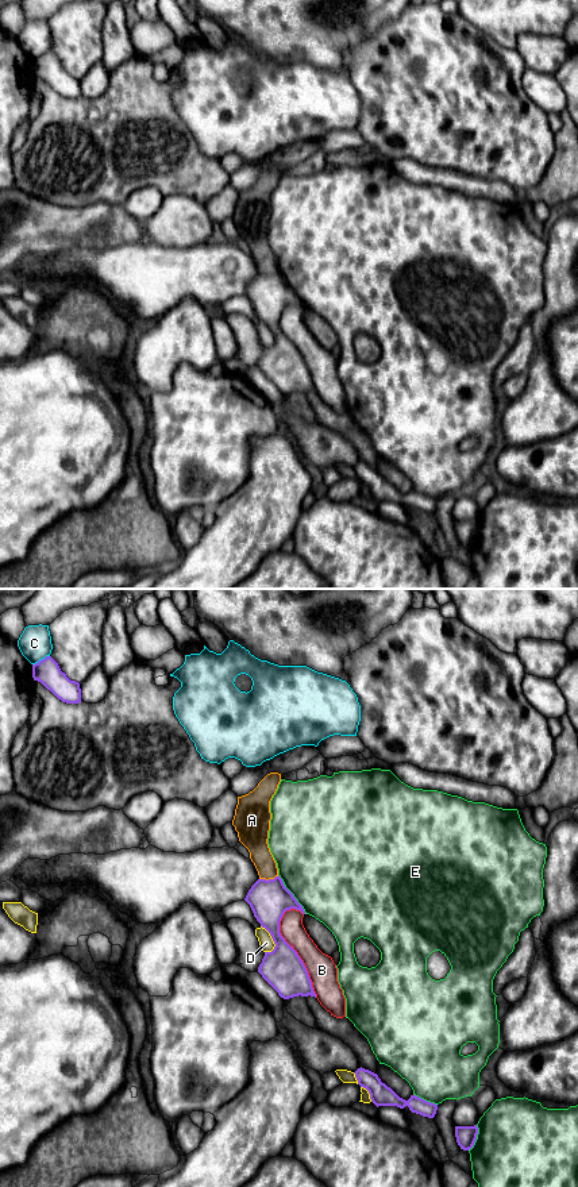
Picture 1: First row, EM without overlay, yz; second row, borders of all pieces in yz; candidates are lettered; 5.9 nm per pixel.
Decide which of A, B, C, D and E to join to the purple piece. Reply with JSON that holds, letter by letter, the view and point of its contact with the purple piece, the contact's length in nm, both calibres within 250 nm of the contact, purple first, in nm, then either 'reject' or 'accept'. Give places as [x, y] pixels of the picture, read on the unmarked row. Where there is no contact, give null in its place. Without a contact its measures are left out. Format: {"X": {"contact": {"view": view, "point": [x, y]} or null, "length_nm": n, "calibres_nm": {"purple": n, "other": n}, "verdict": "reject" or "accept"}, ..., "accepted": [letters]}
{"A": {"contact": {"view": "yz", "point": [269, 274]}, "length_nm": 120, "calibres_nm": {"purple": 240, "other": 140}, "verdict": "reject"}, "B": {"contact": {"view": "yz", "point": [296, 347]}, "length_nm": 550, "calibres_nm": {"purple": 240, "other": 170}, "verdict": "reject"}, "C": {"contact": {"view": "yz", "point": [42, 54]}, "length_nm": 120, "calibres_nm": {"purple": 150, "other": 190}, "verdict": "reject"}, "D": {"contact": {"view": "yz", "point": [272, 332]}, "length_nm": 180, "calibres_nm": {"purple": 240, "other": 90}, "verdict": "reject"}, "E": {"contact": {"view": "yz", "point": [292, 289]}, "length_nm": 280, "calibres_nm": {"purple": 240, "other": 500}, "verdict": "reject"}, "accepted": []}

